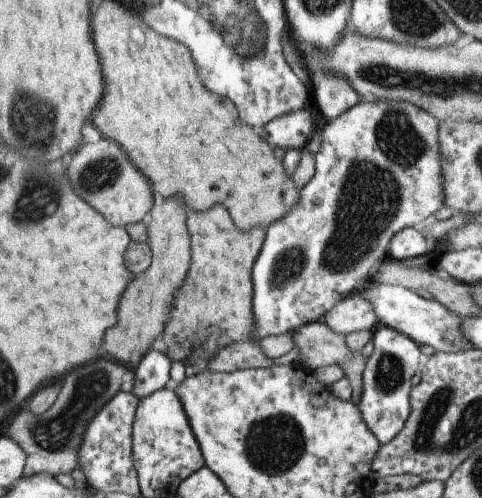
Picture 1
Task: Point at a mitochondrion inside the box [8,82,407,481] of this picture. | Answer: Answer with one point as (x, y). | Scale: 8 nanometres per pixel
(54, 434)

